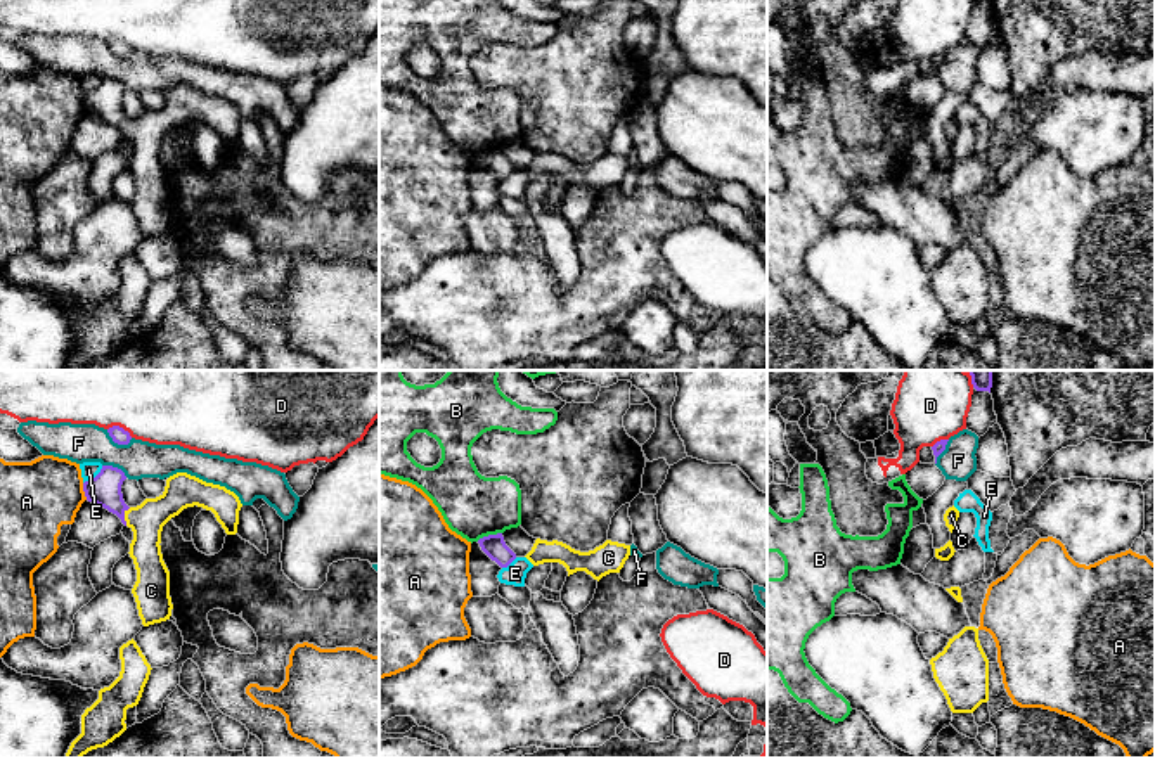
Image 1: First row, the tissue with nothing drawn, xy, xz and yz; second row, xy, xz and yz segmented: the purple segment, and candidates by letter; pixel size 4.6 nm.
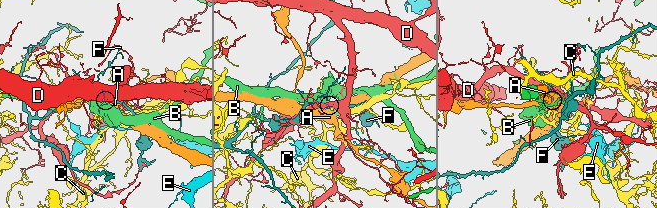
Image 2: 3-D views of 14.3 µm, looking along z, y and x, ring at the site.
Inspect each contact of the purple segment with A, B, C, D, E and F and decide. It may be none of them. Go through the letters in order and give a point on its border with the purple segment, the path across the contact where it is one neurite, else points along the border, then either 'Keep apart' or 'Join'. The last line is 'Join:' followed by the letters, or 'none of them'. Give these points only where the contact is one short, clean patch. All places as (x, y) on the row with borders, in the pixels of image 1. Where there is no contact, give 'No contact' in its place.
A: Touches purple at xy (83, 490). Boundary: xy (82, 483), (87, 499). Keep apart
B: Touches purple at xz (489, 535). Boundary: xz (501, 532), (477, 540). Keep apart
C: Touches purple at xy (123, 516). Path across: xy (104, 490), (123, 516), (146, 520). Join
D: Touches purple at xy (118, 426). Keep apart
E: Touches purple at xy (96, 476). Boundary: xy (103, 466), (83, 483). Keep apart
F: Touches purple at xy (118, 443). Boundary: xy (106, 430), (118, 443), (127, 443), (132, 438). Keep apart
Join: C

